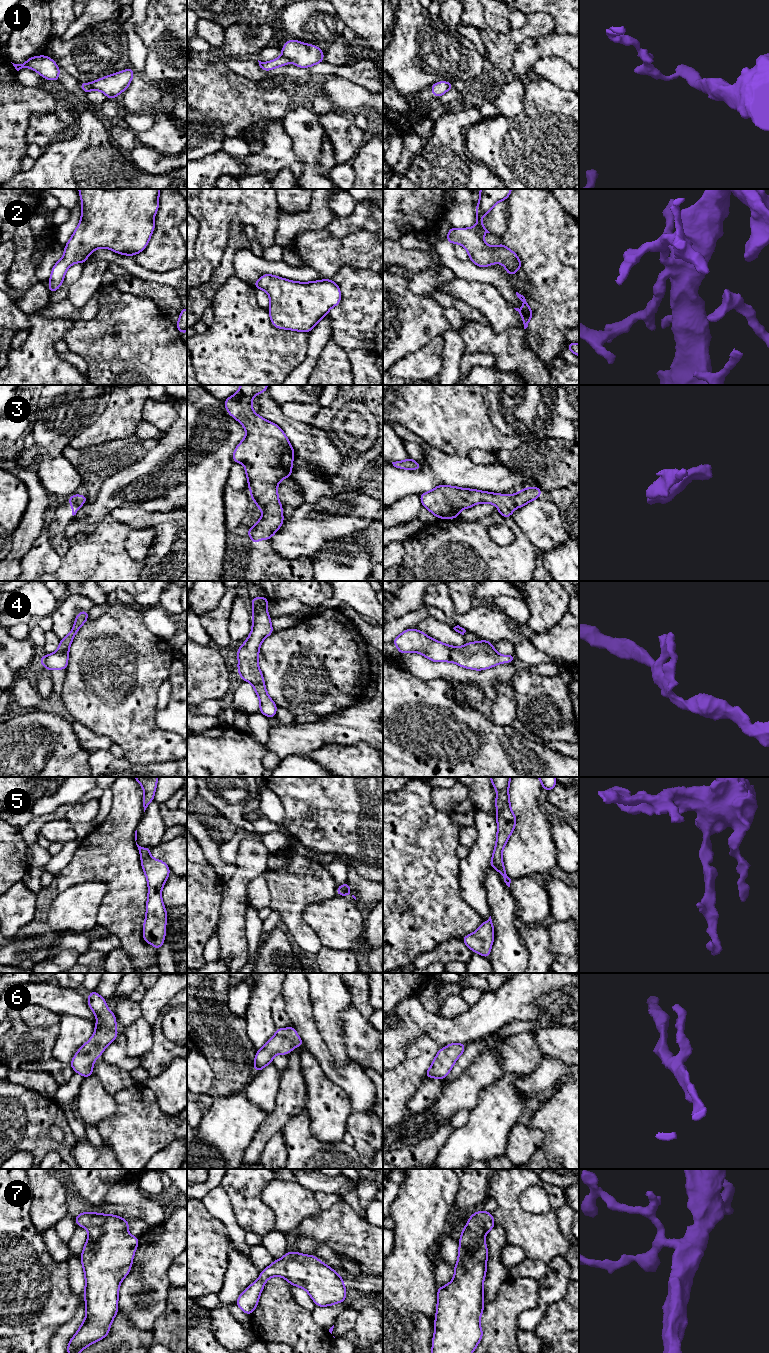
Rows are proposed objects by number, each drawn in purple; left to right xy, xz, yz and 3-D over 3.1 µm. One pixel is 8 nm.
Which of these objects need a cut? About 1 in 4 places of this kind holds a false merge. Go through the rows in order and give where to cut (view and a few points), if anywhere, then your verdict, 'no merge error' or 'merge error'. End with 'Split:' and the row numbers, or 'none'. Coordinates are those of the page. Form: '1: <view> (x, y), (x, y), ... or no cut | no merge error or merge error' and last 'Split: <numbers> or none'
1: xz (282, 54), (290, 60) | merge error
2: no cut | no merge error
3: no cut | no merge error
4: no cut | no merge error
5: no cut | no merge error
6: no cut | no merge error
7: no cut | no merge error
Split: 1

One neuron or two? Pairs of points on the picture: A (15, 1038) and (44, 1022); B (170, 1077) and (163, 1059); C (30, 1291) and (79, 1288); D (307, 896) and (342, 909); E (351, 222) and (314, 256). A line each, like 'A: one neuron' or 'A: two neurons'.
A: two neurons
B: two neurons
C: two neurons
D: two neurons
E: two neurons

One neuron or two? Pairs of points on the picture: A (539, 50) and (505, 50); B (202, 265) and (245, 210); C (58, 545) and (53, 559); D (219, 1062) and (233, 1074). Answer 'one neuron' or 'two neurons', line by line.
A: two neurons
B: one neuron
C: two neurons
D: one neuron

